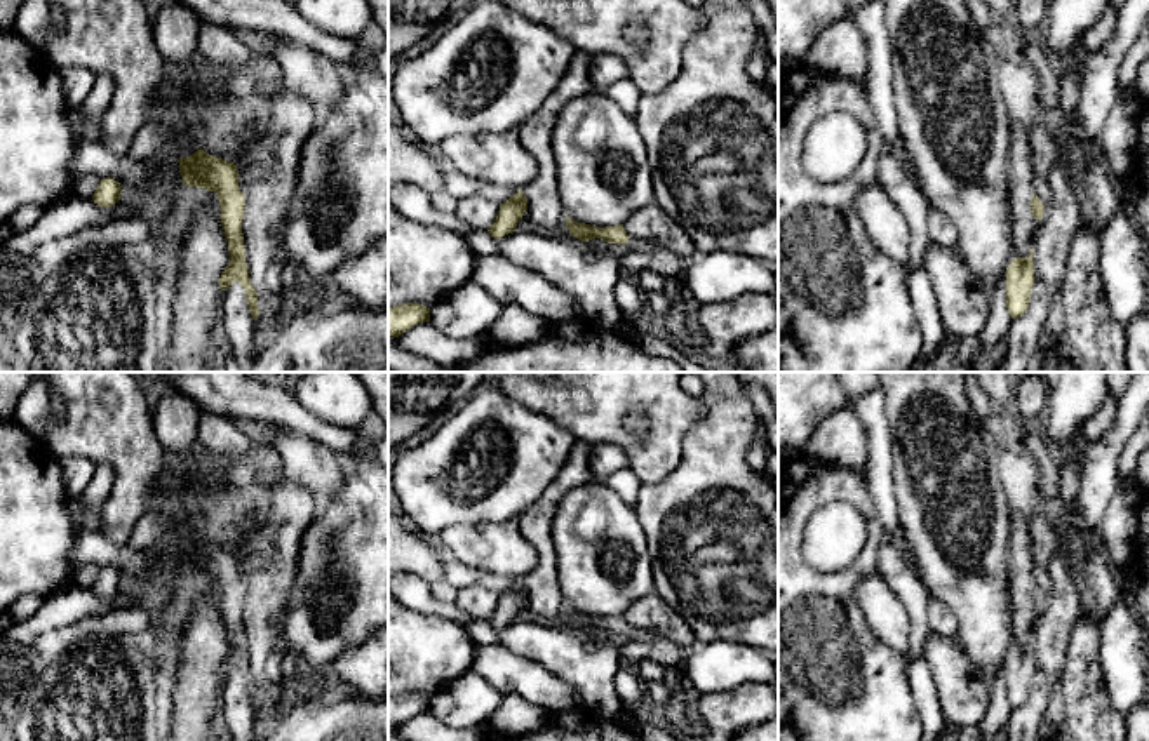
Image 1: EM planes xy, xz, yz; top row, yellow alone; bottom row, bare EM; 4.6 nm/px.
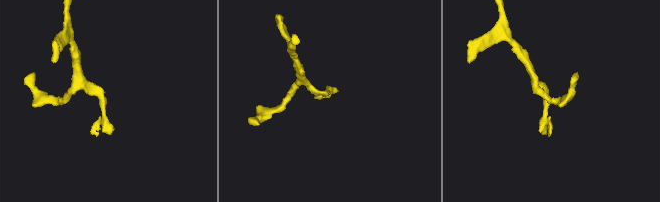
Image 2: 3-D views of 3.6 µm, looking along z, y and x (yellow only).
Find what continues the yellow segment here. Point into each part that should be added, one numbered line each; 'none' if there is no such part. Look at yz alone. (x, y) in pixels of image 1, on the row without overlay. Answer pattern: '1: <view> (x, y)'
1: yz (1041, 578)

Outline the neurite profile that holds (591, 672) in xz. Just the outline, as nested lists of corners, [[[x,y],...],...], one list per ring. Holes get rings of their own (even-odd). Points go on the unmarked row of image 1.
[[[512,621],[494,628],[498,644],[512,652],[529,658],[548,668],[557,678],[566,680],[580,696],[583,708],[592,715],[620,720],[622,701],[615,691],[615,675],[622,670],[622,656],[616,647],[597,642],[595,649],[587,647],[587,633],[569,624],[566,628],[540,626],[536,623]]]

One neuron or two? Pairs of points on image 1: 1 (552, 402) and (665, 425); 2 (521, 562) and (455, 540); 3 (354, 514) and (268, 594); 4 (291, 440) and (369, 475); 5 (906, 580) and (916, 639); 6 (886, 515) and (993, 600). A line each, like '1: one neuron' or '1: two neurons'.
1: one neuron
2: one neuron
3: two neurons
4: two neurons
5: one neuron
6: two neurons

